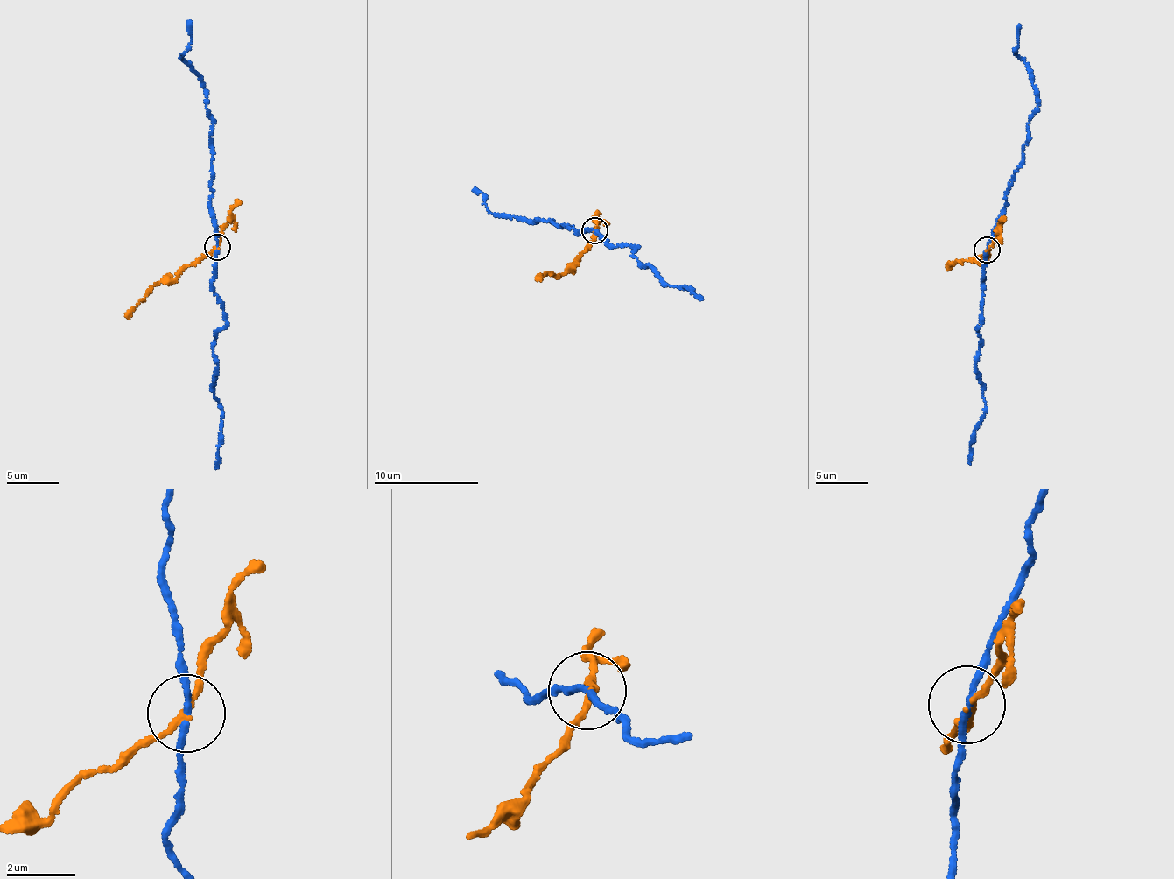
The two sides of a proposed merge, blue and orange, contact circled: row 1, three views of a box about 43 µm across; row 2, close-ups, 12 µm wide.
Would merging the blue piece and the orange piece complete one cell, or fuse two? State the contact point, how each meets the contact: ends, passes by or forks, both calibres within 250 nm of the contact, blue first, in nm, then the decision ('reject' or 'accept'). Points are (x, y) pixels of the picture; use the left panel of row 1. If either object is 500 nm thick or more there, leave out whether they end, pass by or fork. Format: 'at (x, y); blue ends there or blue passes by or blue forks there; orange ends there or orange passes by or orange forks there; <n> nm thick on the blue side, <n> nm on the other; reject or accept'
at (217, 247); blue passes by; orange passes by; 150 nm thick on the blue side, 160 nm on the other; reject

